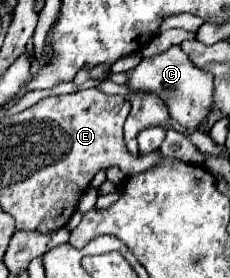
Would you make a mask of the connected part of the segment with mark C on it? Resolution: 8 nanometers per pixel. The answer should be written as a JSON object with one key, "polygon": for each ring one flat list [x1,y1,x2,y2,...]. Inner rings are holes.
{"polygon":[[173,45,163,53,141,59,141,63,129,69,125,75,127,75,125,85,129,93,157,93,171,107,171,117,183,127,197,127,203,115,207,115,207,107,211,107,213,95,211,73,199,71,181,51,179,45]]}

